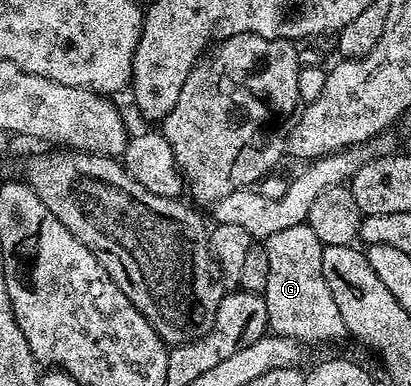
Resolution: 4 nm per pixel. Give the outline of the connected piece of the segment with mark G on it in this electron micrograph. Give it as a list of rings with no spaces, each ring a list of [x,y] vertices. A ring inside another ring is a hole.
[[[308,222],[287,226],[275,234],[264,237],[267,250],[267,286],[264,290],[268,331],[274,336],[289,336],[302,346],[329,344],[346,335],[343,315],[335,306],[334,295],[323,274],[323,254],[326,245],[311,230]]]

